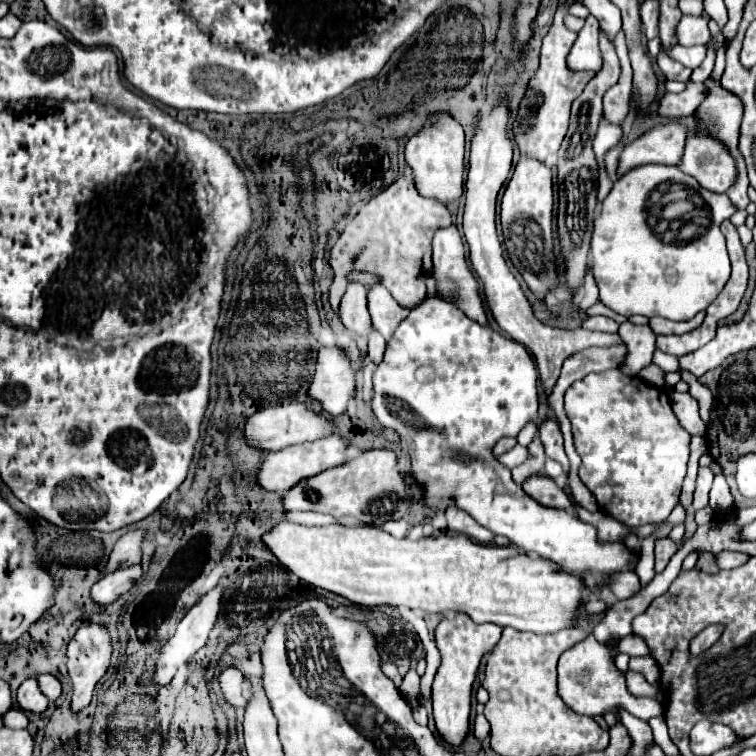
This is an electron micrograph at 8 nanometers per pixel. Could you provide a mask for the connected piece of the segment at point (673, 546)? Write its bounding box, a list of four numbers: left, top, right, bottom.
[655,537,679,573]

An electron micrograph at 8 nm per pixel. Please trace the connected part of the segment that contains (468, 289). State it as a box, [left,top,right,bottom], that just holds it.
[433,225,489,327]

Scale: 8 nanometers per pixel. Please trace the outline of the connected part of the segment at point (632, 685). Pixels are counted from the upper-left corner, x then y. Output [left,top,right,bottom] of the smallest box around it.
[625,671,657,697]

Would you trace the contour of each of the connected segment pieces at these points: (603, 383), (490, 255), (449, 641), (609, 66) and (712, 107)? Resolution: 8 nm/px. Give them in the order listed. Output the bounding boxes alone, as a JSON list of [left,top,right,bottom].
[[565,369,691,527],[463,105,621,395],[431,613,501,747],[557,33,619,291],[697,79,743,153]]

